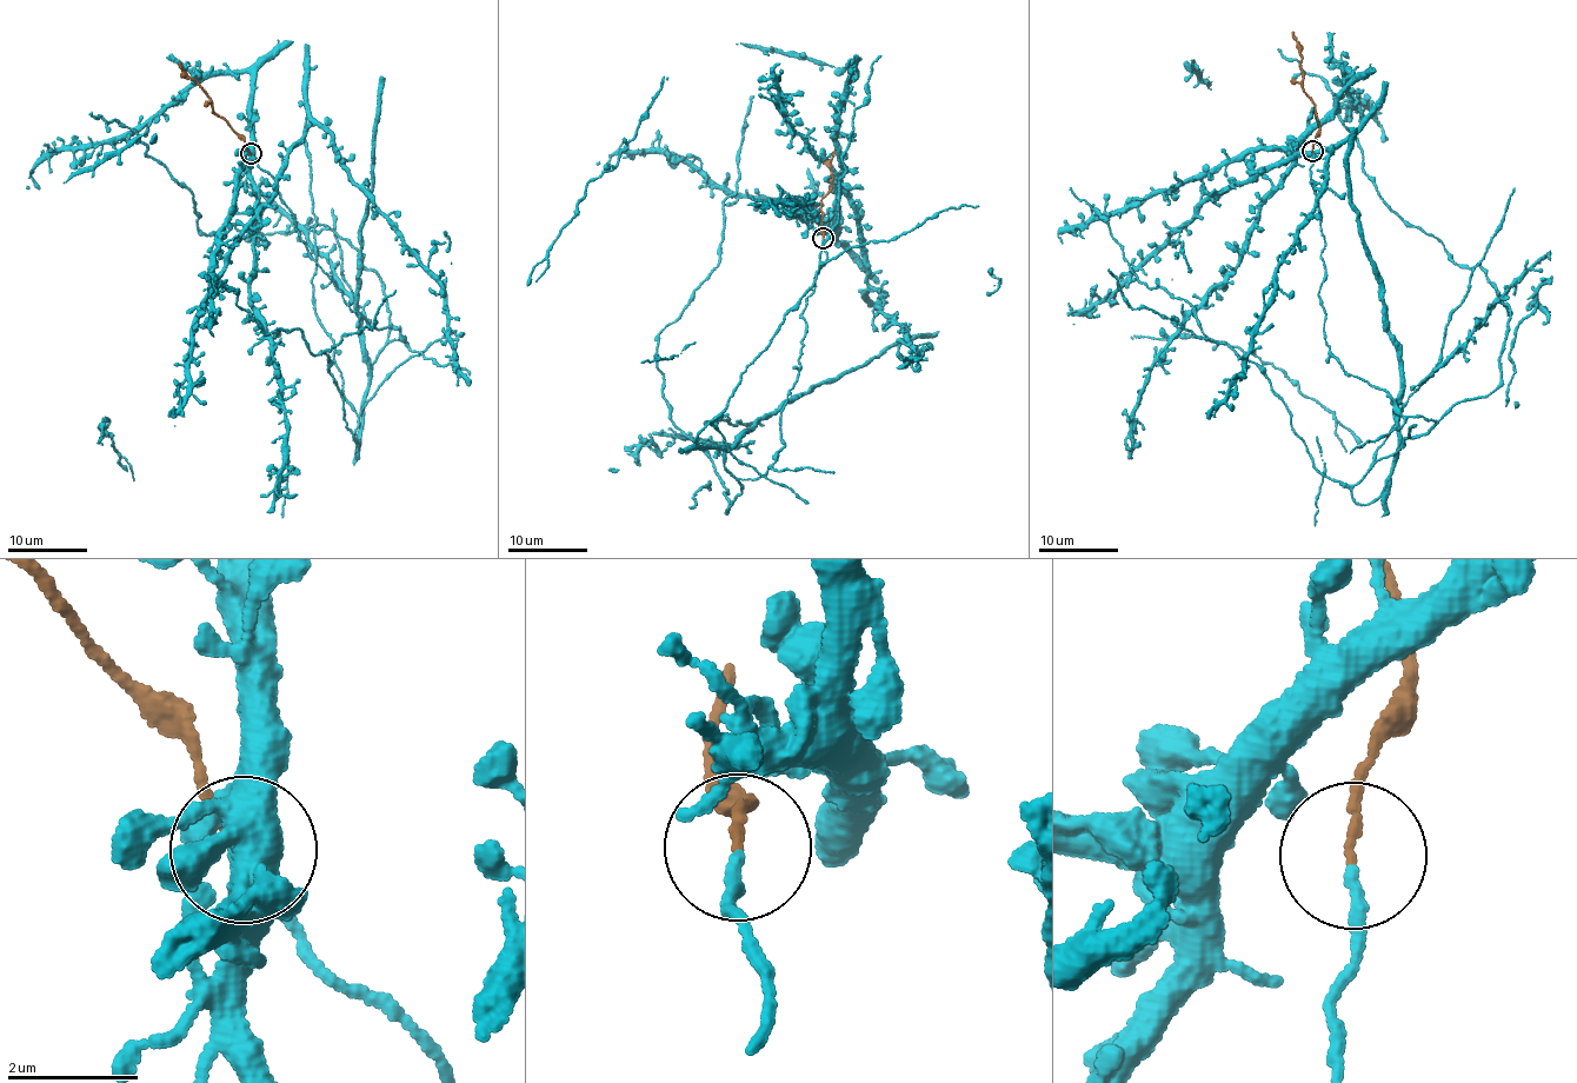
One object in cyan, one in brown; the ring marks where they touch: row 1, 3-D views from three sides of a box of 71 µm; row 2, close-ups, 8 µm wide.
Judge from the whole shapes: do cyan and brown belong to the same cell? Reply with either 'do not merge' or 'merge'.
merge

